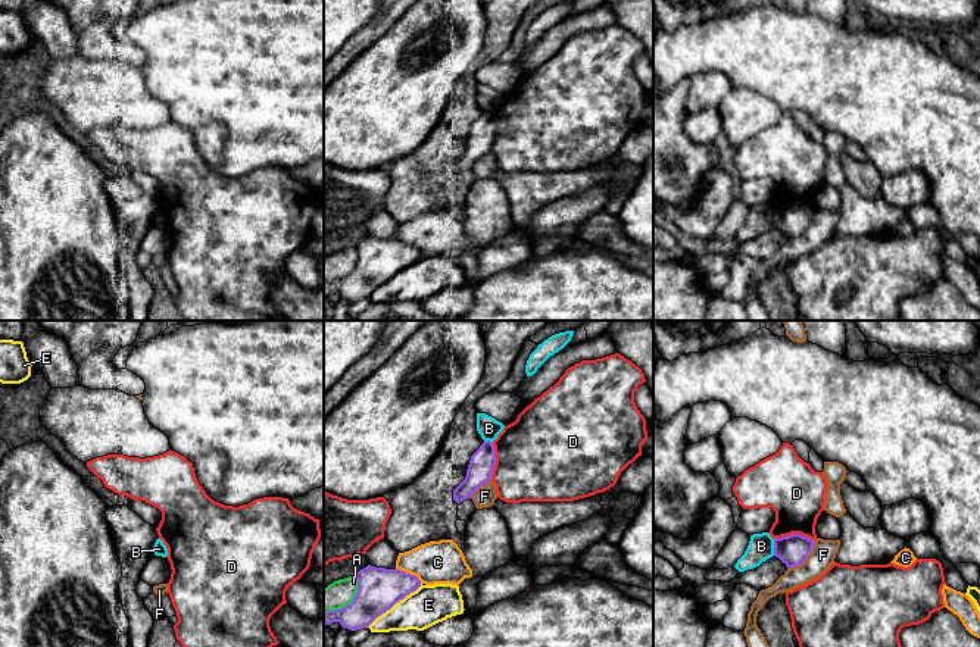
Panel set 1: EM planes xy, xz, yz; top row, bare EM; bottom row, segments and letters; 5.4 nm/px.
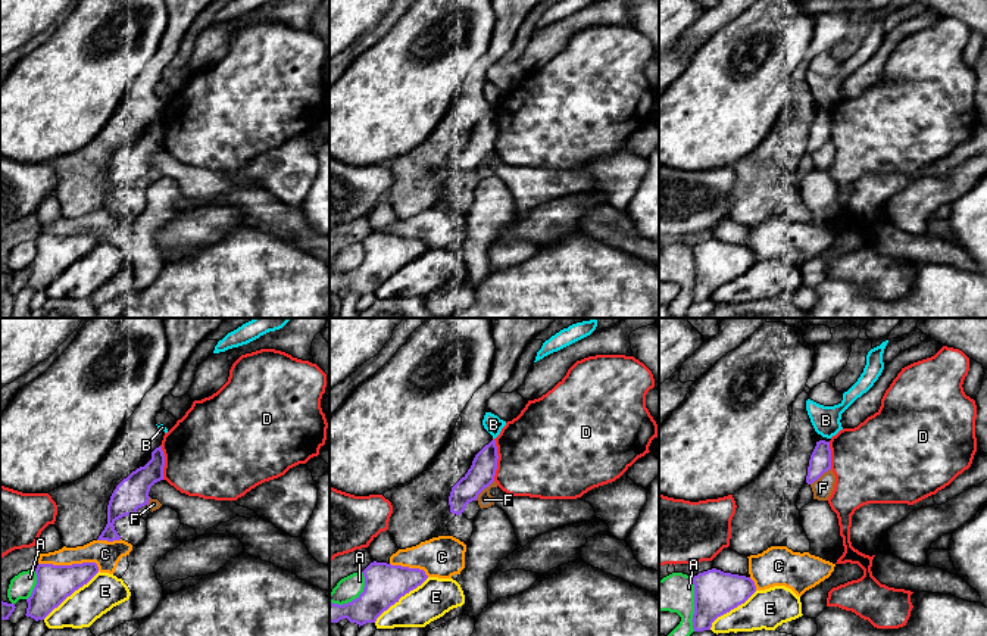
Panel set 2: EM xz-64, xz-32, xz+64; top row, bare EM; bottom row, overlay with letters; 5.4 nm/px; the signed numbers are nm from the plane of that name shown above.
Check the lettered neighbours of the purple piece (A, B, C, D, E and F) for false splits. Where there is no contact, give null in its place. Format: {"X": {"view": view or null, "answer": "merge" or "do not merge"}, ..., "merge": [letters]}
{"A": {"view": "xz", "answer": "do not merge"}, "B": {"view": "yz", "answer": "do not merge"}, "C": {"view": "xz", "answer": "do not merge"}, "D": {"view": "yz", "answer": "do not merge"}, "E": {"view": "xz", "answer": "do not merge"}, "F": {"view": "yz", "answer": "do not merge"}, "merge": []}

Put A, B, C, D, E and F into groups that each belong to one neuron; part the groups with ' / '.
A / B / C / D / E / F

